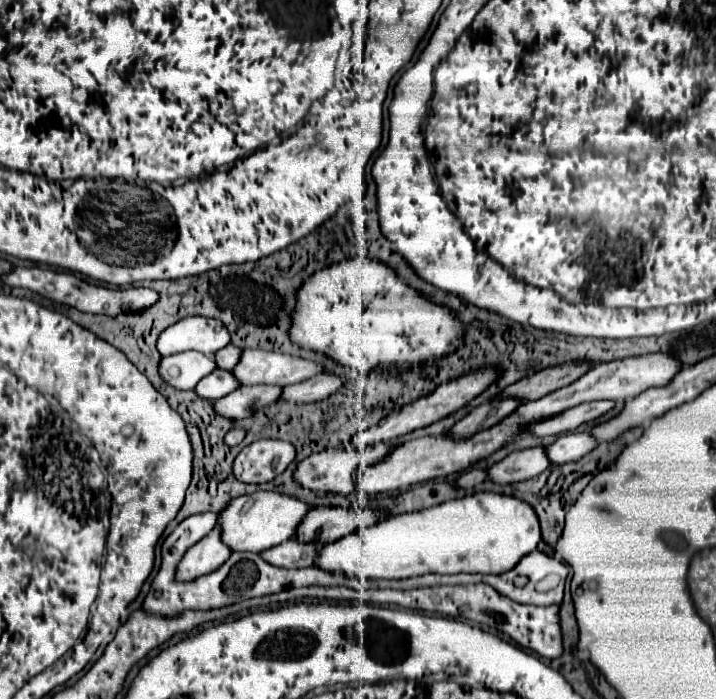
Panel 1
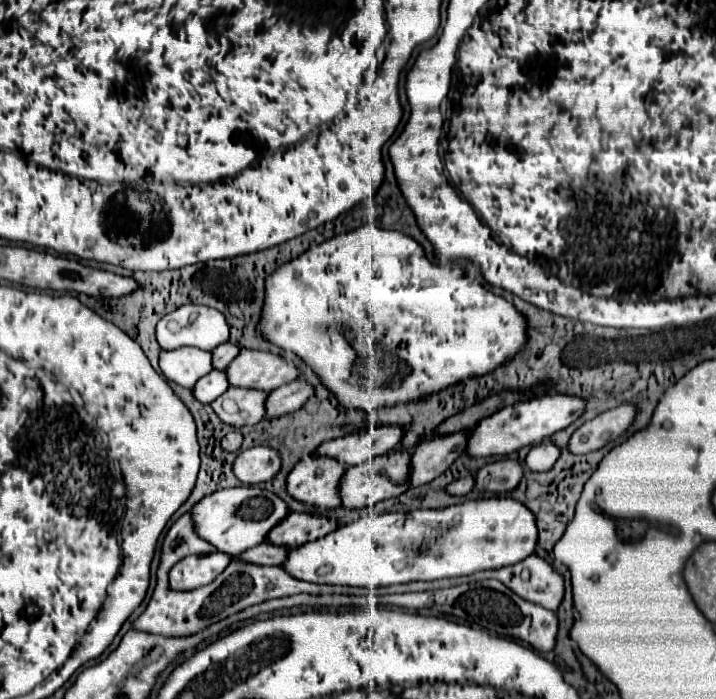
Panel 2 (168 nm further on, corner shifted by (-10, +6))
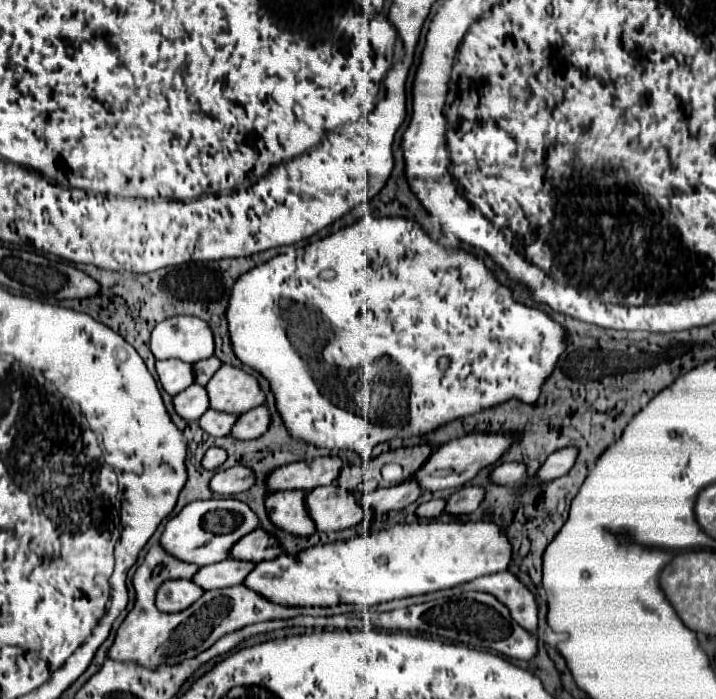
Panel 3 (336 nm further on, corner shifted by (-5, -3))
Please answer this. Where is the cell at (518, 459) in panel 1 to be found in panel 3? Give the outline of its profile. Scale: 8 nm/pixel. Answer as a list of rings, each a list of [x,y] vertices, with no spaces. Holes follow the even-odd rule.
[[[462,487],[446,499],[444,513],[448,513],[448,515],[468,515],[474,509],[478,509],[482,497],[484,497],[484,491],[480,487]]]

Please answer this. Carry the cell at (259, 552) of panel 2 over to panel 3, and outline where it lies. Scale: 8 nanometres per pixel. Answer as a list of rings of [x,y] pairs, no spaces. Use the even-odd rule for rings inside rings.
[[[224,559],[218,561],[214,565],[206,565],[200,567],[192,581],[202,587],[204,591],[212,591],[212,589],[224,589],[224,587],[232,587],[232,585],[240,585],[242,577],[246,577],[246,573],[250,573],[250,569],[254,567],[254,563],[248,561],[234,561],[234,559]]]

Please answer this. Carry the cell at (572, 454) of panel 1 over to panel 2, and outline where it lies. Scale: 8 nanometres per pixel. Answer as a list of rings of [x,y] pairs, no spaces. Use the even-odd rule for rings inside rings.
[[[545,440],[531,448],[531,452],[525,458],[525,466],[531,472],[547,472],[551,470],[551,466],[557,462],[559,456],[561,456],[561,448],[555,446],[551,440]]]

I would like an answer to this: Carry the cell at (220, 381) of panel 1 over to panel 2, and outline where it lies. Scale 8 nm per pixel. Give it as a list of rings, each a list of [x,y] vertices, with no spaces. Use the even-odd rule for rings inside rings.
[[[211,370],[207,376],[203,376],[195,388],[193,388],[193,394],[199,402],[203,404],[211,404],[217,396],[221,396],[223,392],[227,392],[229,388],[229,380],[227,380],[227,372],[223,370]]]

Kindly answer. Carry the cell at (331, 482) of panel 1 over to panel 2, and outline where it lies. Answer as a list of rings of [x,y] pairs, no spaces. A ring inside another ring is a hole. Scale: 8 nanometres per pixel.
[[[305,456],[297,462],[287,478],[287,490],[293,498],[321,506],[321,508],[335,508],[341,504],[339,486],[347,466],[337,458],[327,456]]]

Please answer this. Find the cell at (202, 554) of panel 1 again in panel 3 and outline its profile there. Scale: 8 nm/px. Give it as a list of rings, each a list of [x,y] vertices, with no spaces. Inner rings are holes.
[[[178,579],[178,581],[166,581],[160,585],[156,593],[156,607],[162,613],[178,613],[188,609],[194,601],[202,597],[202,589],[194,585],[188,579]]]

